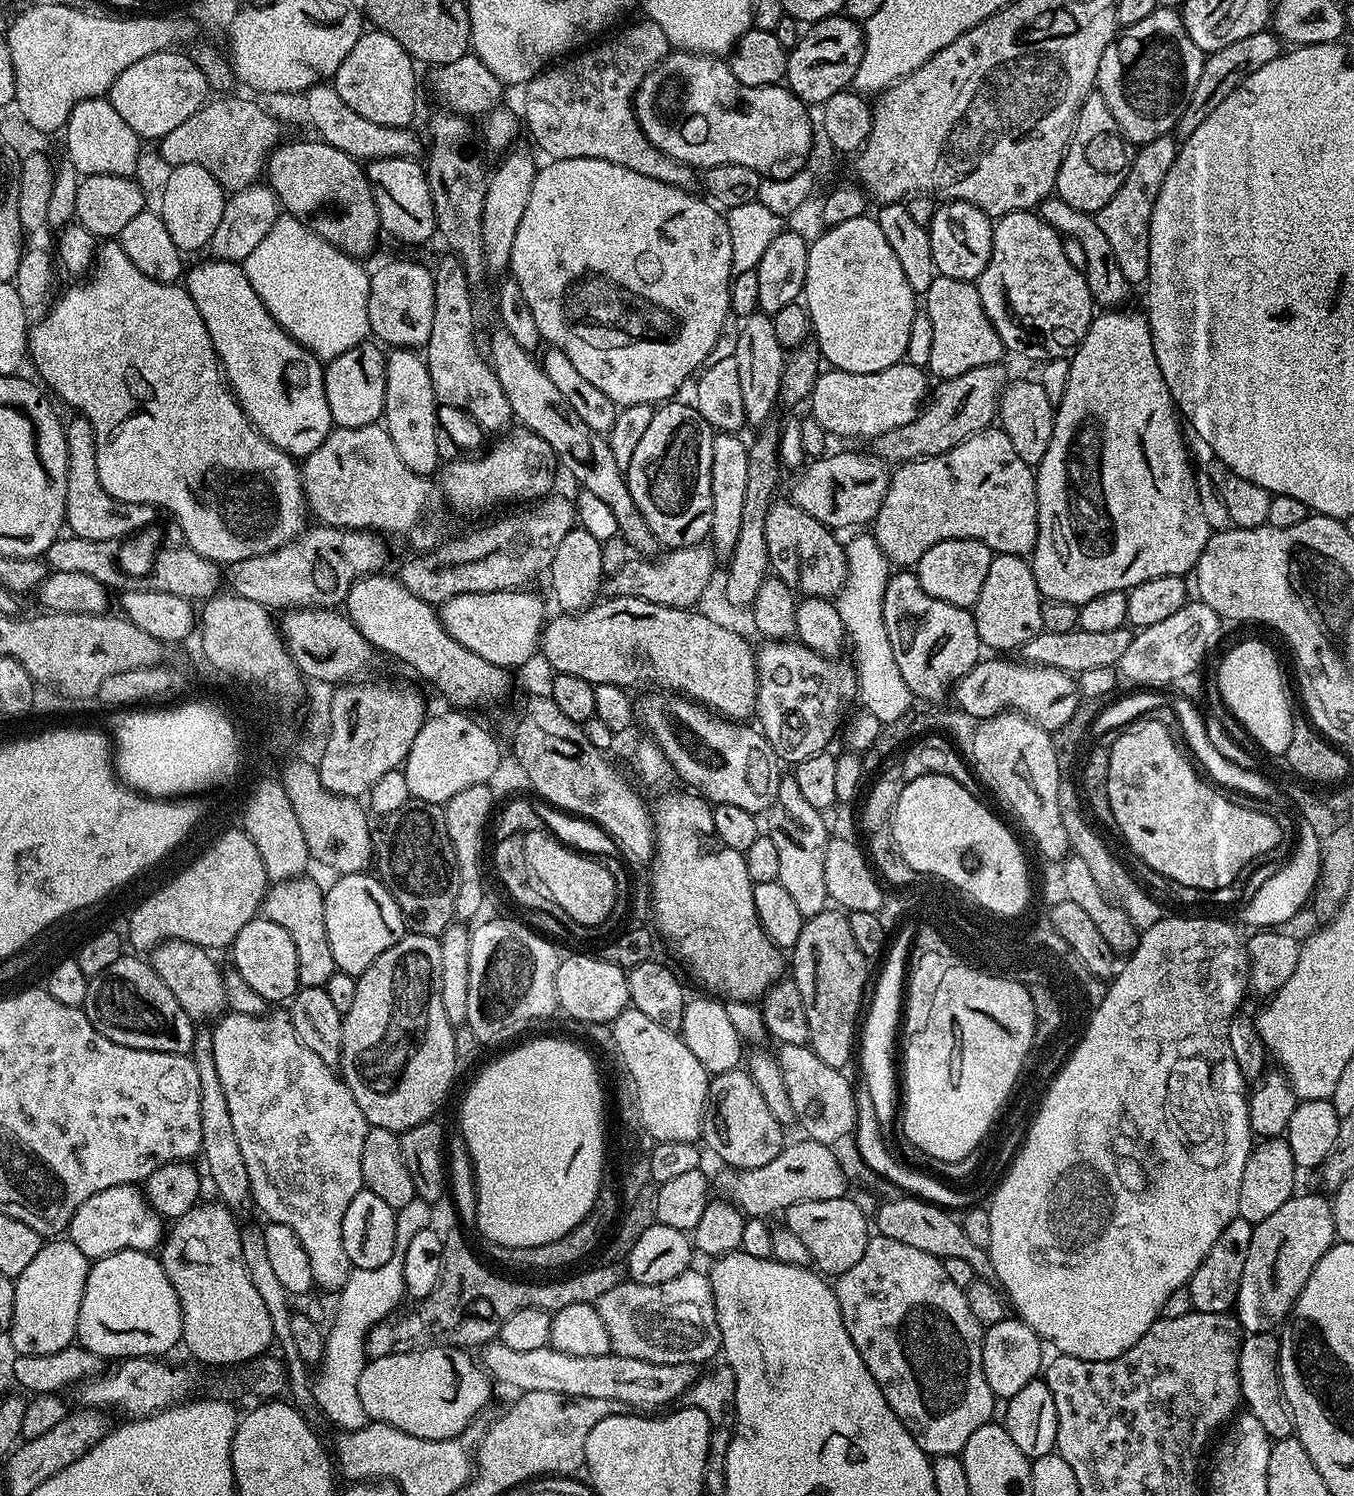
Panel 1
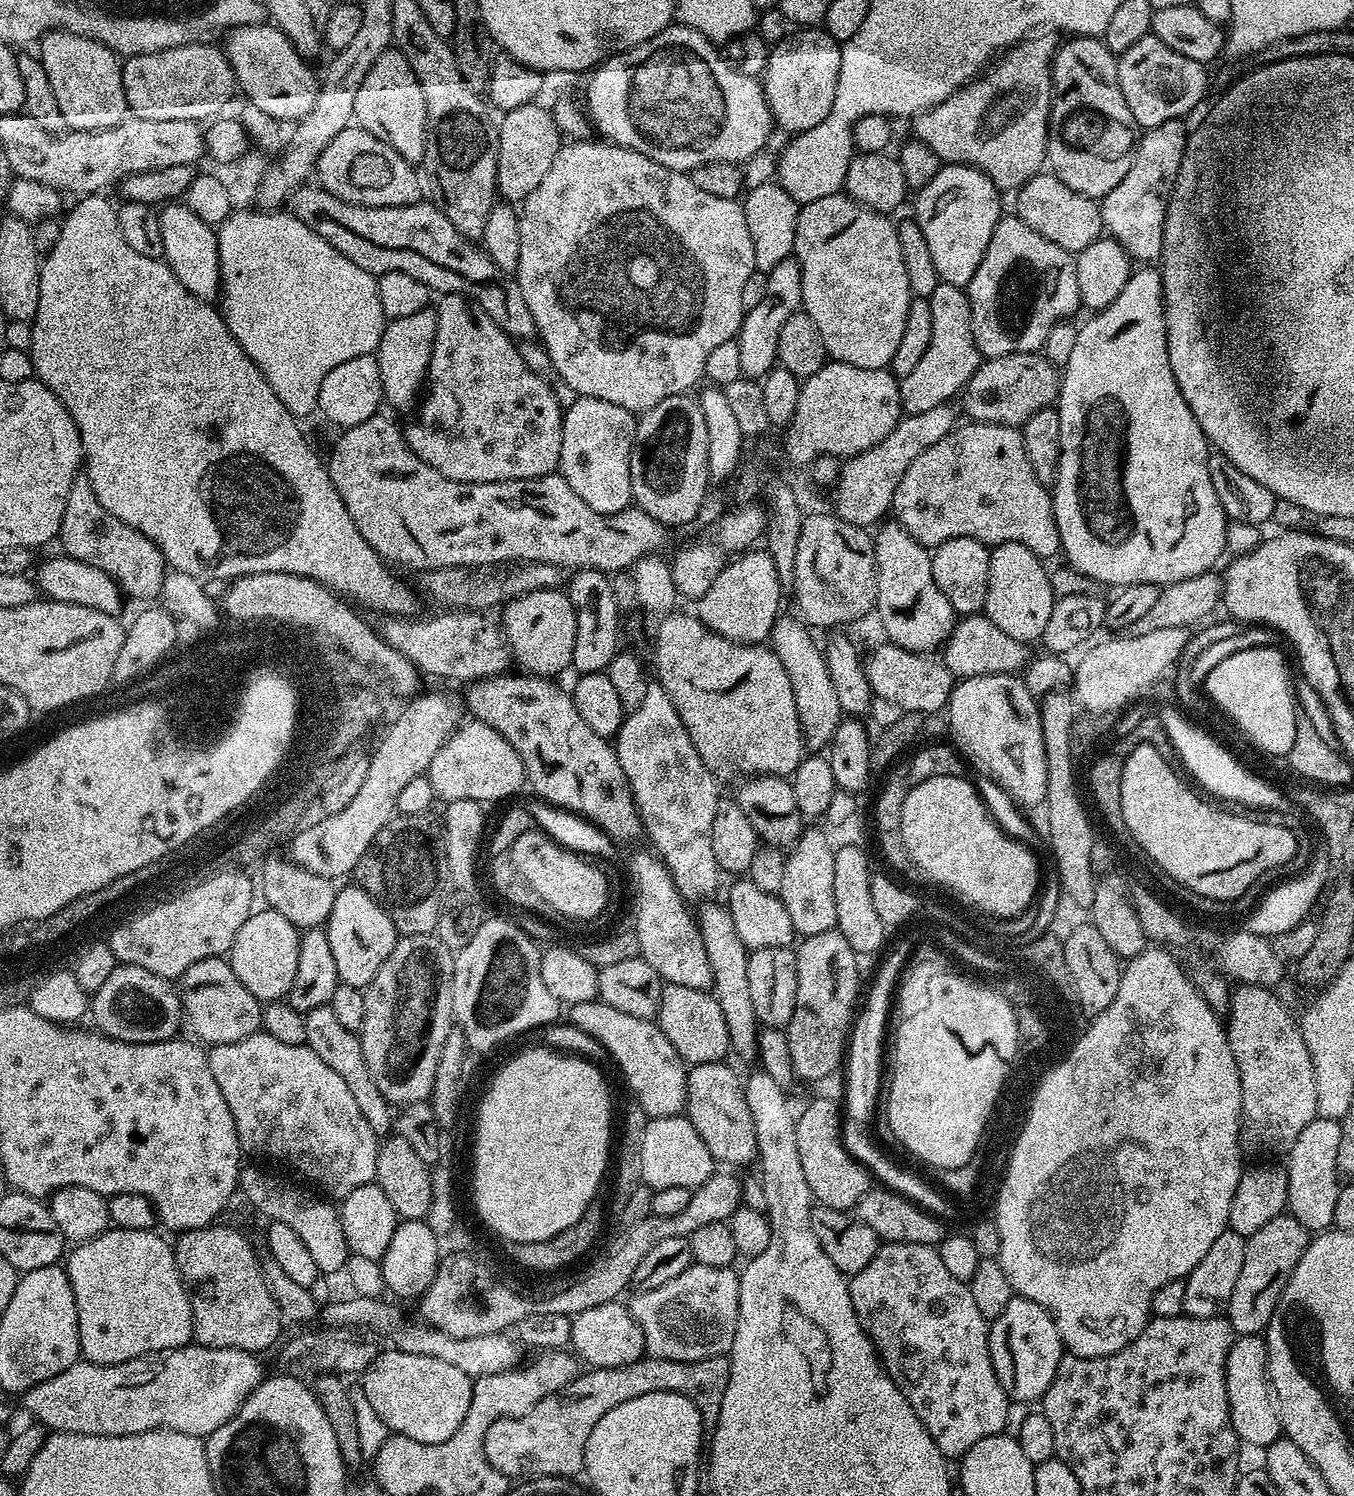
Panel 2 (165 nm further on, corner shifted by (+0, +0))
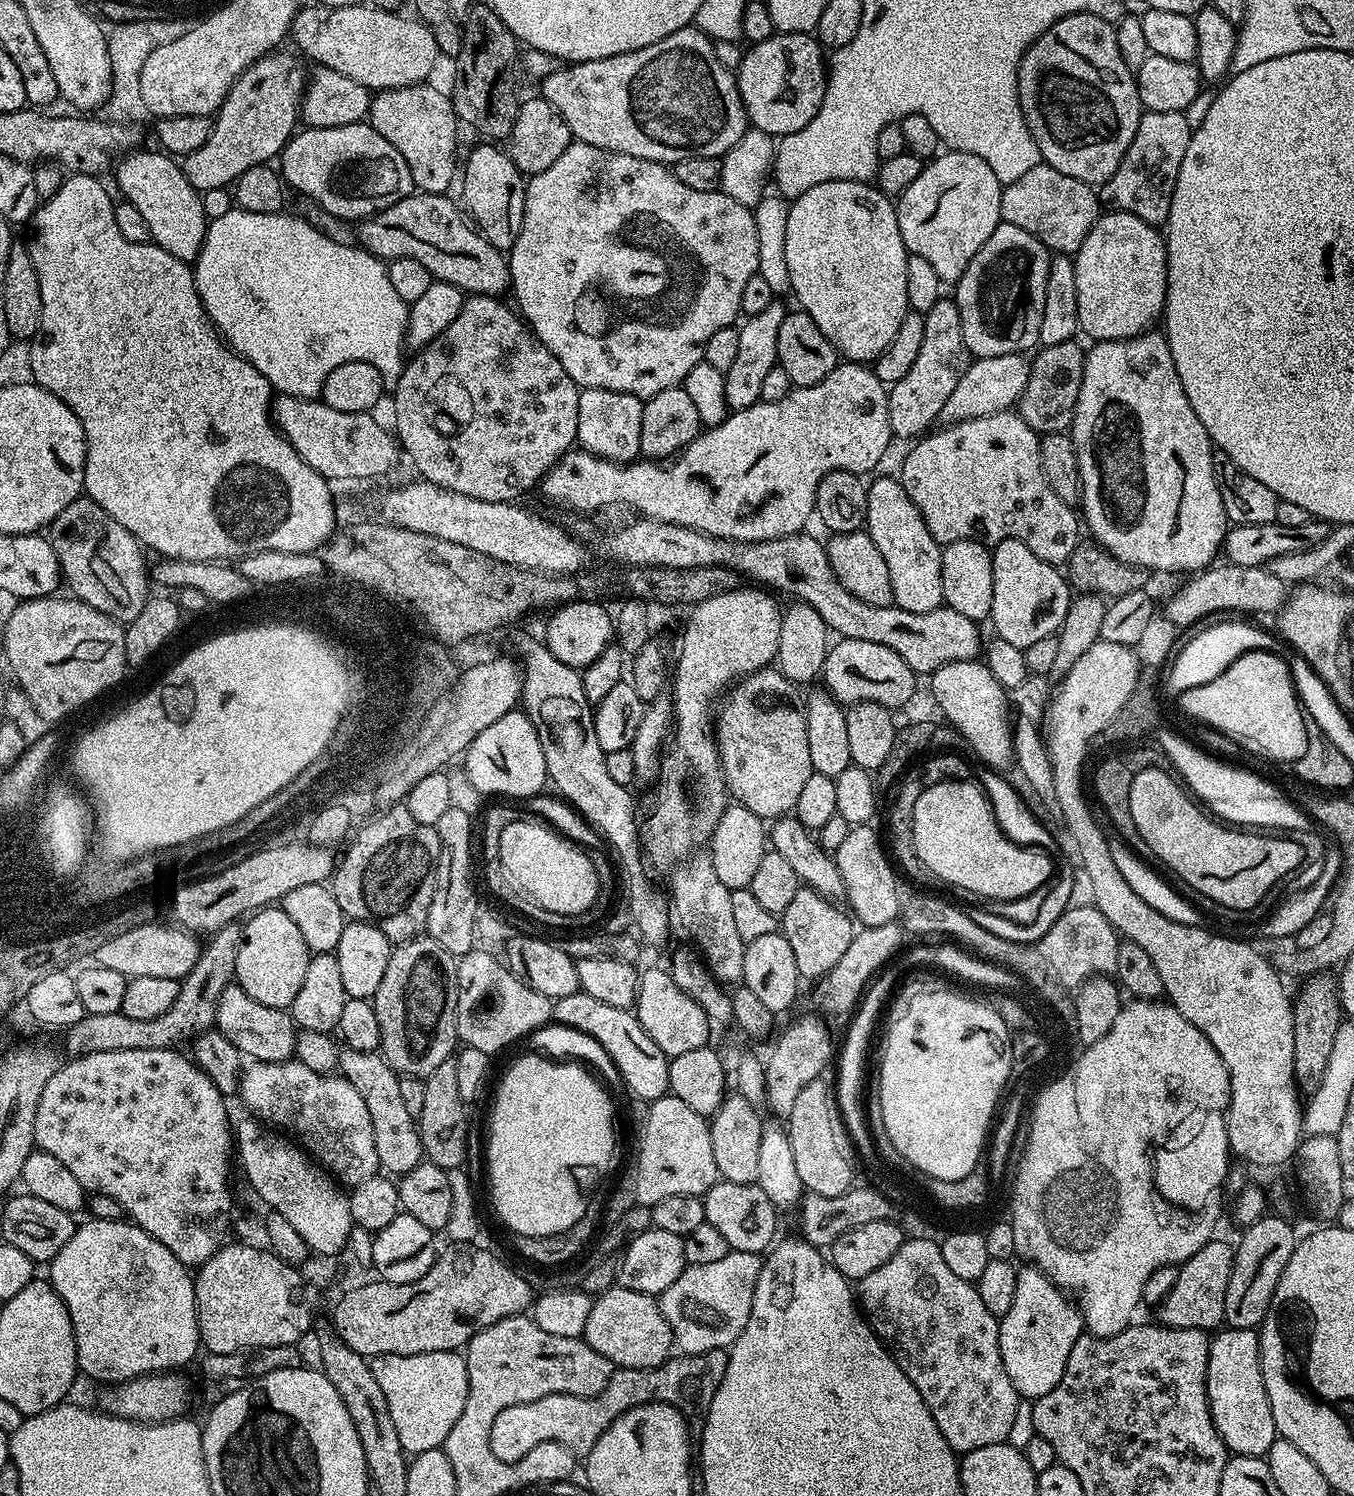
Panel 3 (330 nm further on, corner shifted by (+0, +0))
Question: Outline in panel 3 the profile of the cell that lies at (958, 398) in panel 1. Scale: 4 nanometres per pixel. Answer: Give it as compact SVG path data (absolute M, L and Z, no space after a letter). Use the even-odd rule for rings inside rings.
M1075 339L1058 342L1058 346L1041 347L1031 357L1028 381L1018 401L1018 415L1038 434L1067 433L1072 427L1072 415L1082 386L1085 349L1076 345Z

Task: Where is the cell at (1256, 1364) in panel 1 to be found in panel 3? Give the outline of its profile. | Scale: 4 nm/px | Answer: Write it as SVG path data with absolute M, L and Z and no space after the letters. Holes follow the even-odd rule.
M1225 1327L1211 1337L1206 1390L1212 1421L1229 1453L1267 1457L1270 1446L1278 1439L1278 1433L1260 1369L1260 1337L1257 1329Z

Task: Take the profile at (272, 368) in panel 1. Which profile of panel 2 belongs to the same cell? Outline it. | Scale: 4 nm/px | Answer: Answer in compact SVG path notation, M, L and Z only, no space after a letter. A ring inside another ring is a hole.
M168 202L159 209L162 222L163 259L169 270L199 300L215 301L221 295L220 255L218 254L218 232L213 225L188 208L184 202Z

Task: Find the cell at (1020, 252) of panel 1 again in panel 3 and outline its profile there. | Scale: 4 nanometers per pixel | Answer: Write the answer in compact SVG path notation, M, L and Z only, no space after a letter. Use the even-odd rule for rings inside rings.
M1001 222L986 238L982 250L974 254L966 274L954 285L954 299L962 318L962 338L973 357L994 358L998 354L1027 353L1040 339L1042 306L1046 306L1046 278L1050 270L1050 250L1032 232Z

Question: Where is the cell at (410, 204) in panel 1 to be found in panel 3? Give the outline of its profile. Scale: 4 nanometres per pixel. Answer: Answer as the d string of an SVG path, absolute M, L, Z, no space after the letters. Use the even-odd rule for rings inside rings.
M368 122L333 128L305 127L297 131L278 157L278 171L291 191L293 188L309 196L317 209L329 211L345 222L359 222L374 216L414 192L406 158L402 158L402 154L398 154L398 150L394 150L394 146L390 146L390 142L386 142L386 138L382 138L382 134L378 134Z

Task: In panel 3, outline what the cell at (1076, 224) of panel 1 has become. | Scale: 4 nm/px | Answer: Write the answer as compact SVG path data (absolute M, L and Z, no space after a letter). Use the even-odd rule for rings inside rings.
M1043 162L1022 174L1018 182L1003 185L1000 193L1001 221L1022 226L1022 230L1032 232L1056 254L1076 253L1101 214L1102 205L1093 185L1070 178L1070 174L1062 174Z

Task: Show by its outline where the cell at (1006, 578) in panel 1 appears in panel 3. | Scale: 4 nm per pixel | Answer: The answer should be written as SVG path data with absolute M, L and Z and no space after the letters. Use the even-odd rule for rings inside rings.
M1004 540L995 545L991 553L994 566L994 602L990 624L996 627L995 635L1021 650L1034 646L1034 642L1039 642L1042 638L1056 636L1066 618L1068 606L1074 599L1065 573L1055 564L1042 562L1038 554L1034 554L1017 540Z

